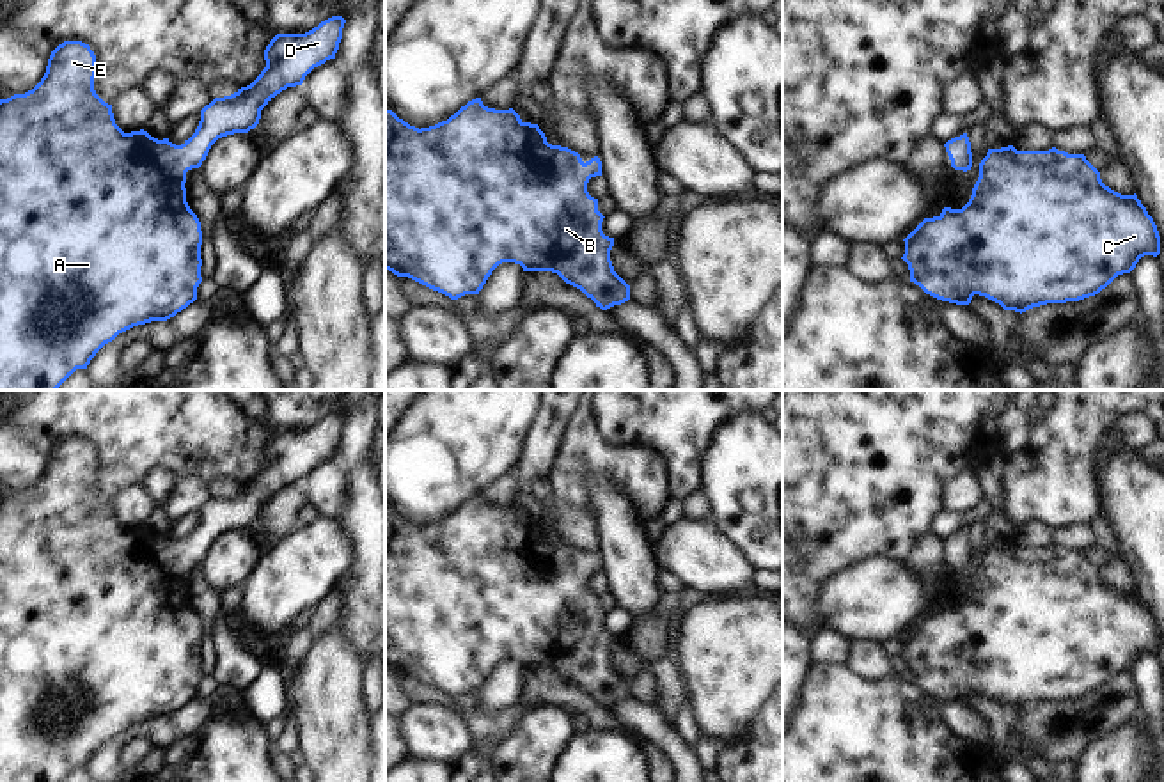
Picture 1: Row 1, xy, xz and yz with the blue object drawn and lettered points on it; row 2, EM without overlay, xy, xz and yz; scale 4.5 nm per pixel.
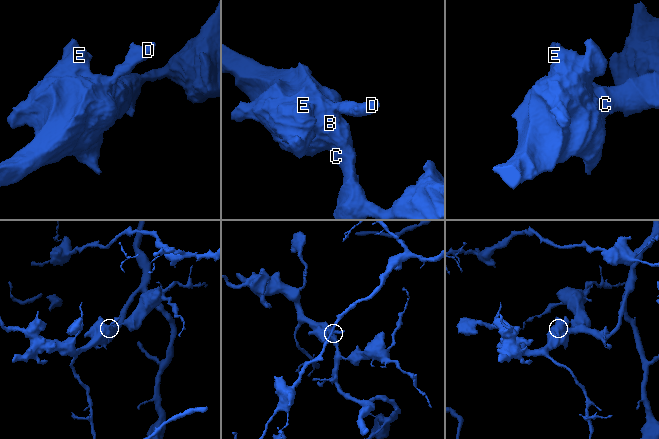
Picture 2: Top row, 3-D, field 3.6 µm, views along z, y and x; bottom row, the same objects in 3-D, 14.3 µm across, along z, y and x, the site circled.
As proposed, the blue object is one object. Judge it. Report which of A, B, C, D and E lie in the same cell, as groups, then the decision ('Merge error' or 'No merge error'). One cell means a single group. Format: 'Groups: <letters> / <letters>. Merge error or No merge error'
Groups: A B C D E. No merge error

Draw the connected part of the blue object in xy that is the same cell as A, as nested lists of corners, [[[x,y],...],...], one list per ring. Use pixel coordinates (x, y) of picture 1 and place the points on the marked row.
[[[332,16],[305,34],[277,34],[264,50],[266,67],[261,74],[234,94],[215,98],[206,105],[201,110],[195,133],[181,145],[169,138],[158,140],[144,129],[124,133],[115,124],[112,105],[105,103],[94,90],[96,55],[82,41],[59,44],[48,59],[44,76],[32,90],[0,99],[0,390],[57,390],[76,369],[87,369],[96,353],[119,333],[151,321],[167,321],[197,300],[197,287],[202,282],[202,231],[197,215],[186,202],[186,172],[202,165],[218,138],[254,129],[259,124],[261,110],[277,94],[287,87],[302,85],[314,67],[335,59],[344,23],[342,16]]]

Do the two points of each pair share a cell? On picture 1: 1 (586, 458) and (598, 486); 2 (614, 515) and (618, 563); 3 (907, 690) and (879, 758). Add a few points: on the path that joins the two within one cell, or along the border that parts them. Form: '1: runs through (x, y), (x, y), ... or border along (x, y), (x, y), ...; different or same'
1: border along (584, 484), (597, 477), (605, 477), (630, 502); different
2: runs through (620, 527), (621, 550); same
3: border along (896, 681), (902, 695), (928, 703), (941, 715); different

